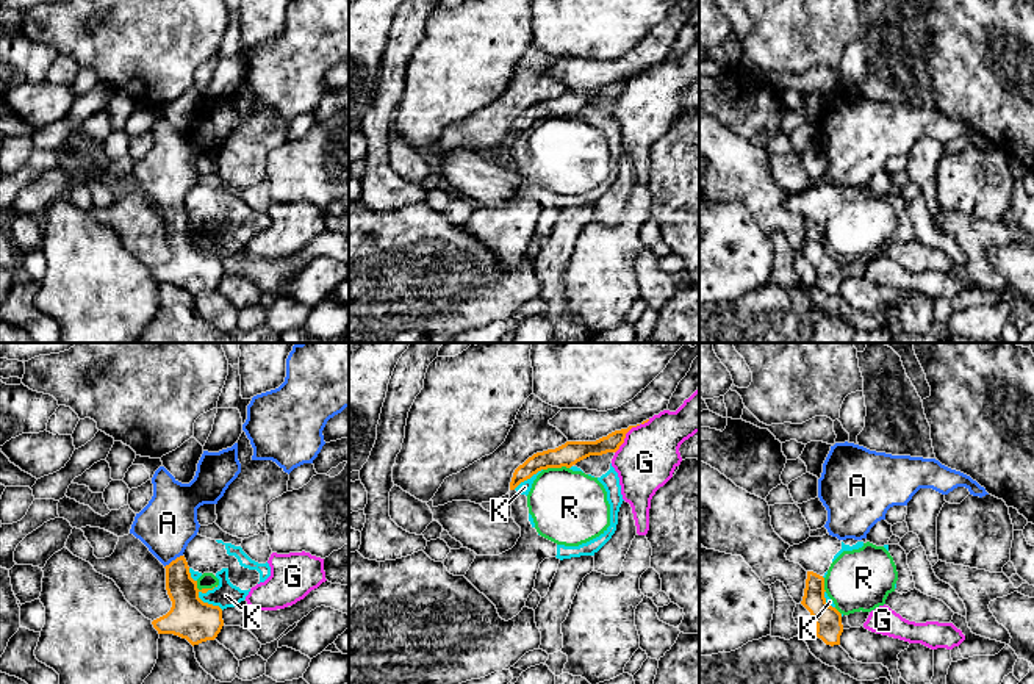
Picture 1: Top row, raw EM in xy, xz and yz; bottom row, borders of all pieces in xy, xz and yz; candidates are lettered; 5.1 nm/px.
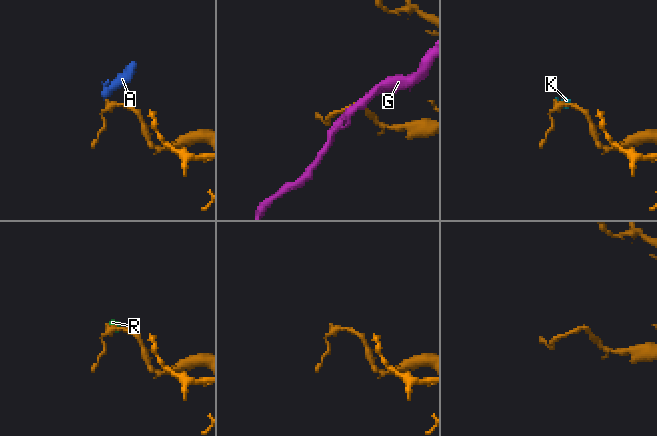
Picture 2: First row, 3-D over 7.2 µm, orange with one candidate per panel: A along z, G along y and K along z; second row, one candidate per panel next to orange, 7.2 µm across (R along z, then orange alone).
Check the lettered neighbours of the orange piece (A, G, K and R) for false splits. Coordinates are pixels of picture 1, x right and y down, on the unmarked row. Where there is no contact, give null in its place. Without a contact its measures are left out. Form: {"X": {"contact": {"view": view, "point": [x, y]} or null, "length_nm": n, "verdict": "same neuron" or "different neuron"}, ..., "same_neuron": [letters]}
{"A": {"contact": {"view": "xy", "point": [172, 210]}, "length_nm": 120, "verdict": "same neuron"}, "G": {"contact": {"view": "xz", "point": [628, 80]}, "length_nm": 260, "verdict": "different neuron"}, "K": {"contact": {"view": "xy", "point": [207, 252]}, "length_nm": 160, "verdict": "different neuron"}, "R": {"contact": {"view": "xy", "point": [204, 238]}, "length_nm": 110, "verdict": "different neuron"}, "same_neuron": ["A"]}

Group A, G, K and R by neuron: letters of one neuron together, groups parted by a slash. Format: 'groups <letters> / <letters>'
groups A / G / K R

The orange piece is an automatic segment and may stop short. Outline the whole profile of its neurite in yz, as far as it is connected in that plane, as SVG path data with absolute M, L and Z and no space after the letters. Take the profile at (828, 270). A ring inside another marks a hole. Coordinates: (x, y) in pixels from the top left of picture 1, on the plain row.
M807 221L801 254L815 269L815 285L826 294L834 296L840 294L840 285L843 282L842 263L826 252L824 241L824 227L813 221Z

